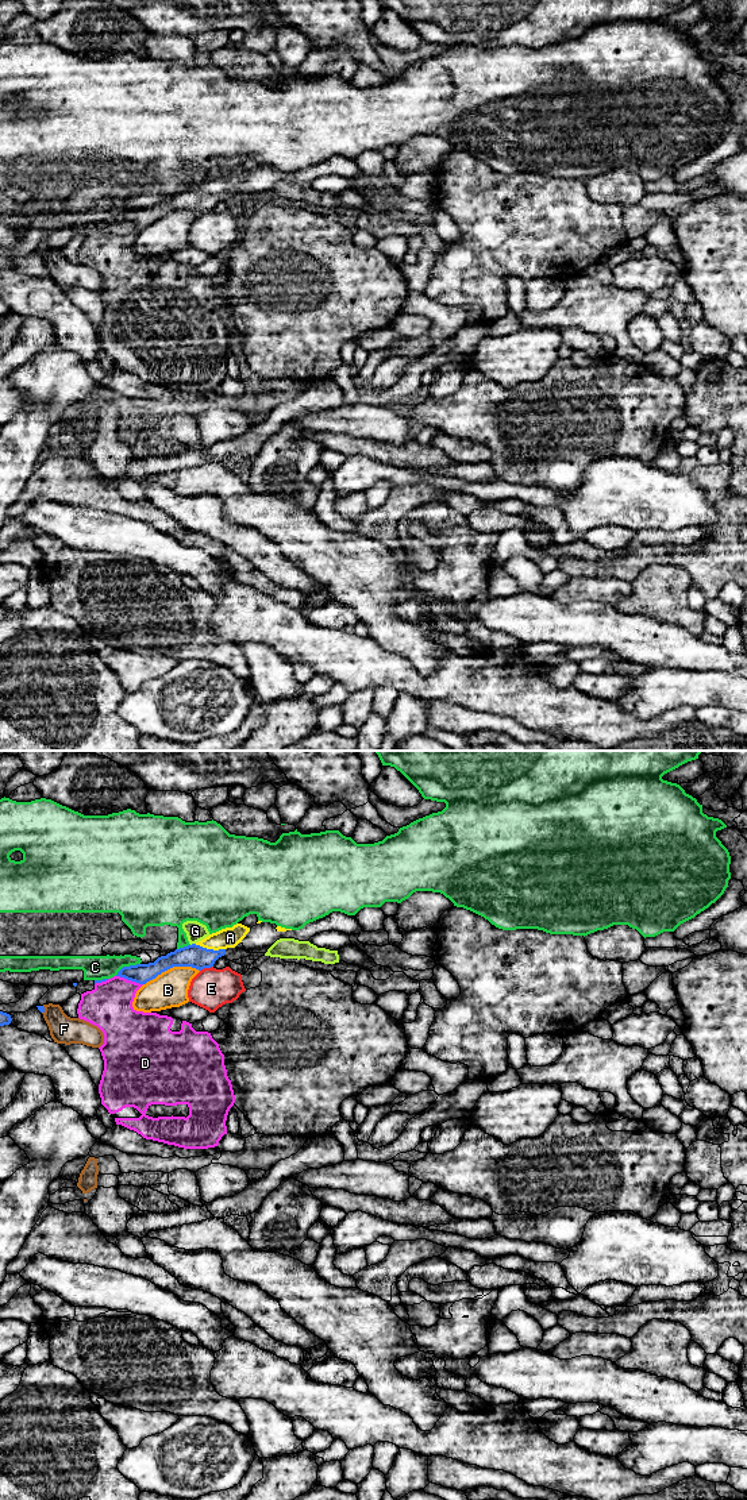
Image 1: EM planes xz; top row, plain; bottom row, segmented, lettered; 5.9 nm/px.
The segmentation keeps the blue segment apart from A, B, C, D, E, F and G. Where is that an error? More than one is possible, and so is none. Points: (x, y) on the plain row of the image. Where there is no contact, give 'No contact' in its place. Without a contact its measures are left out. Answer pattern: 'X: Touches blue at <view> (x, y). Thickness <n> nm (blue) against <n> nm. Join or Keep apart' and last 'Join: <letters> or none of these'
A: Touches blue at xz (210, 193). Thickness 140 nm (blue) against 120 nm. Join
B: Touches blue at xz (170, 211). Thickness 140 nm (blue) against 220 nm. Keep apart
C: Touches blue at xz (127, 211). Thickness 120 nm (blue) against 140 nm. Keep apart
D: Touches blue at xz (130, 223). Thickness 120 nm (blue) against 280 nm. Keep apart
E: Touches blue at xz (205, 211). Thickness 140 nm (blue) against 240 nm. Keep apart
F: Touches blue at xz (43, 254). Thickness 40 nm (blue) against 160 nm. Keep apart
G: Touches blue at xz (192, 188). Thickness 140 nm (blue) against 120 nm. Keep apart
Join: A

